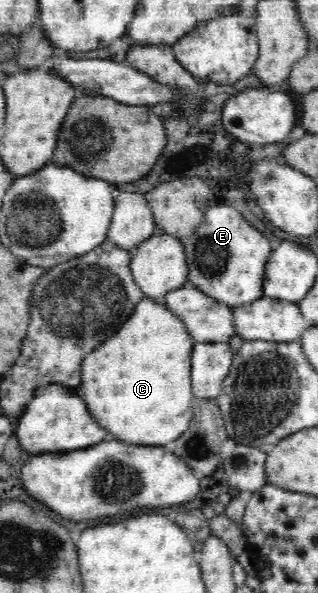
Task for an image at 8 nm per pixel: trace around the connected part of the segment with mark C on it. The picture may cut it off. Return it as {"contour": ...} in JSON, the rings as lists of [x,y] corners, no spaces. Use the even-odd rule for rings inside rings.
{"contour":[[[144,297],[114,337],[104,341],[82,360],[82,383],[76,388],[77,394],[84,397],[94,420],[106,427],[116,440],[140,446],[164,445],[174,441],[190,427],[193,418],[191,403],[196,397],[191,386],[191,359],[194,344],[186,325],[176,314],[166,309],[166,304]]]}

